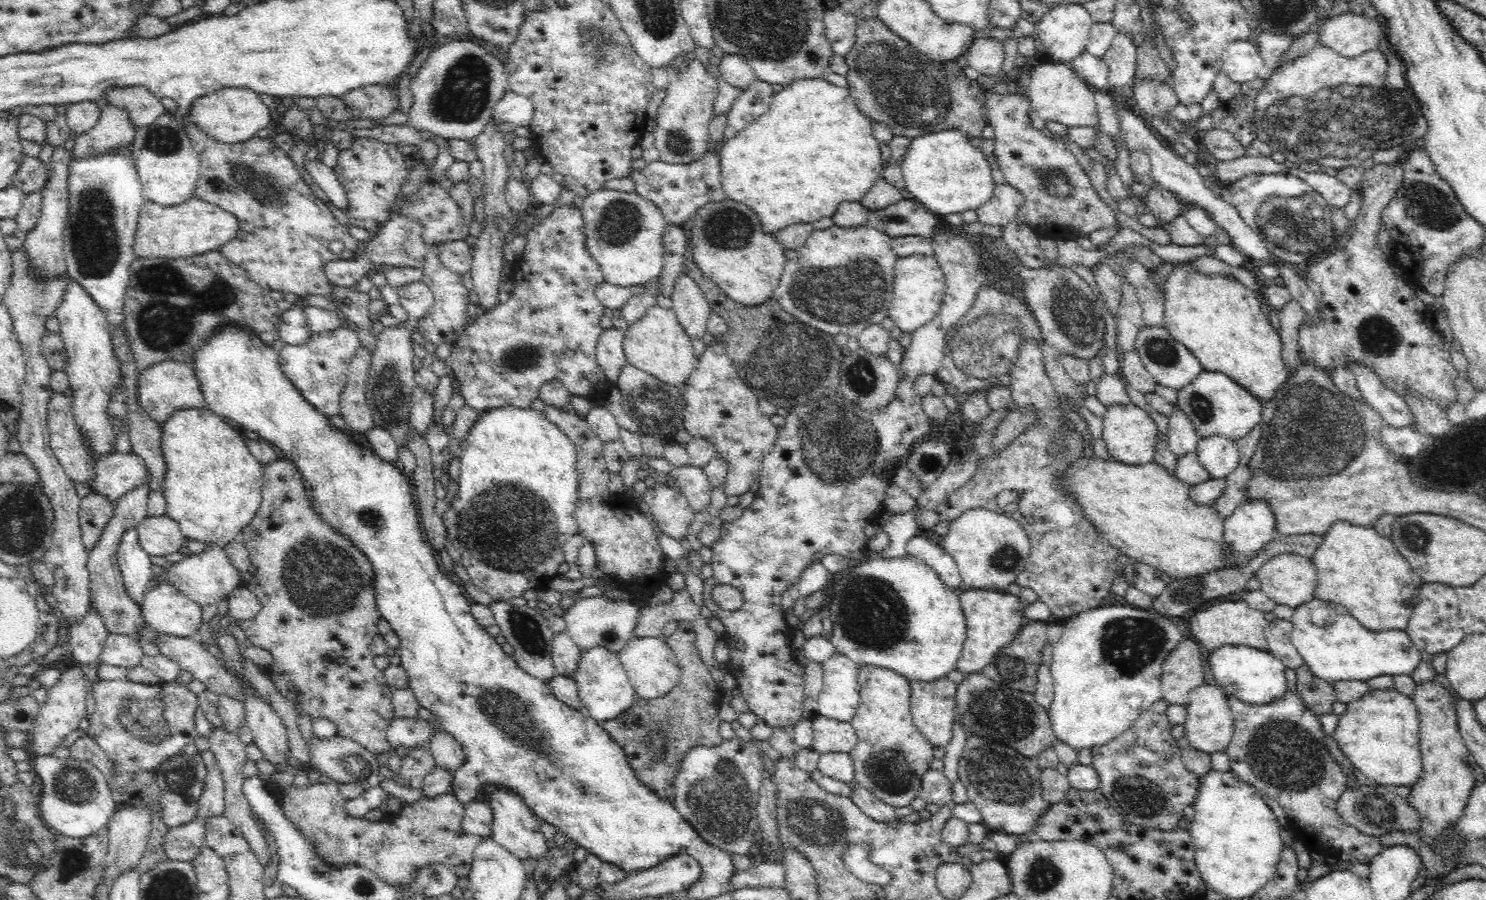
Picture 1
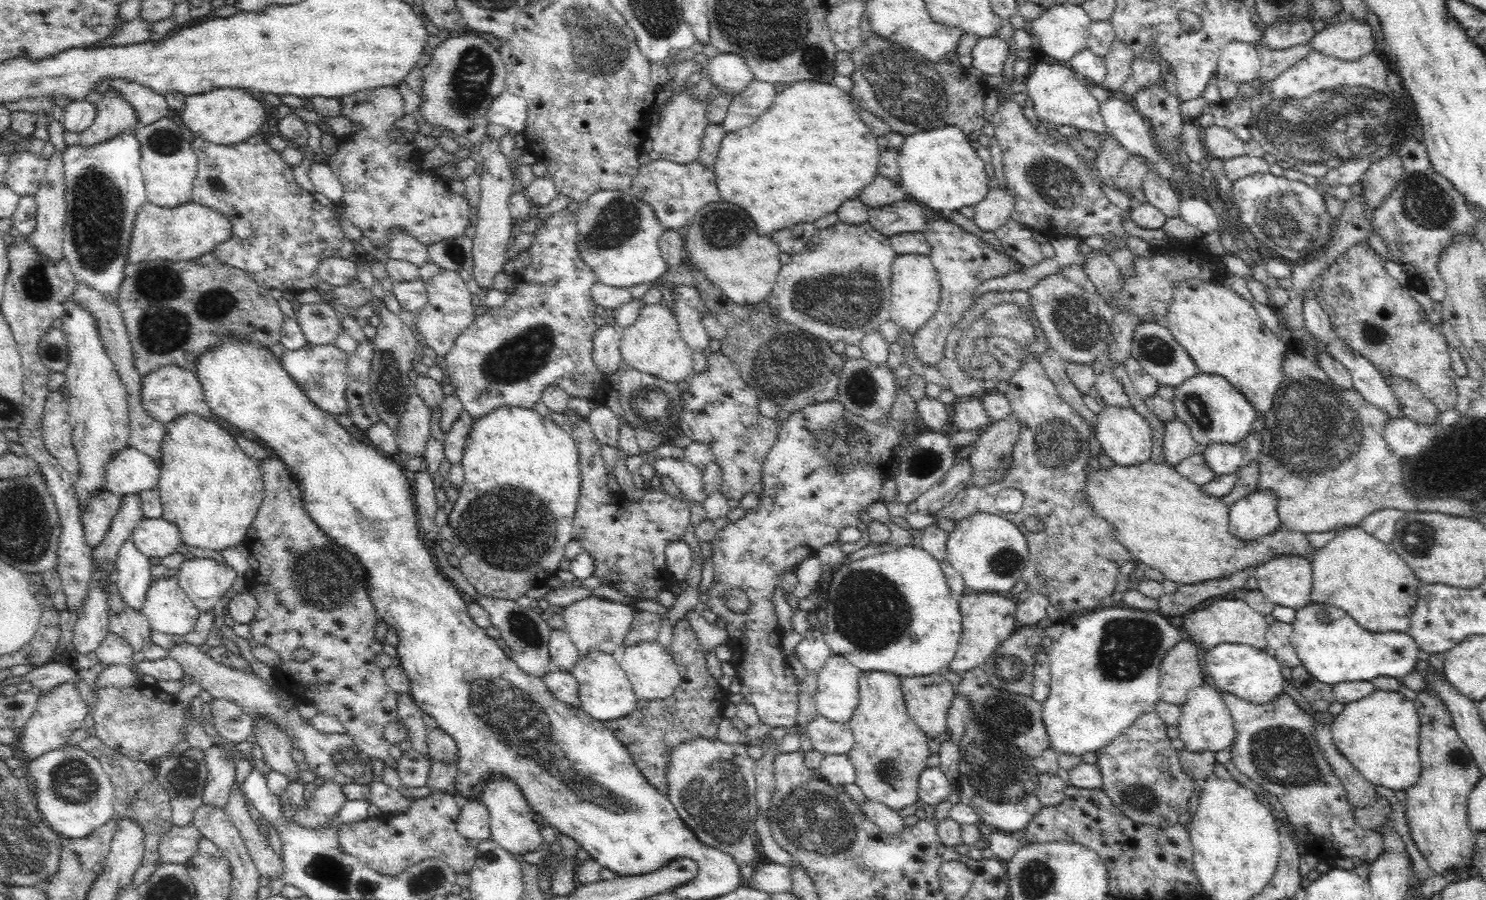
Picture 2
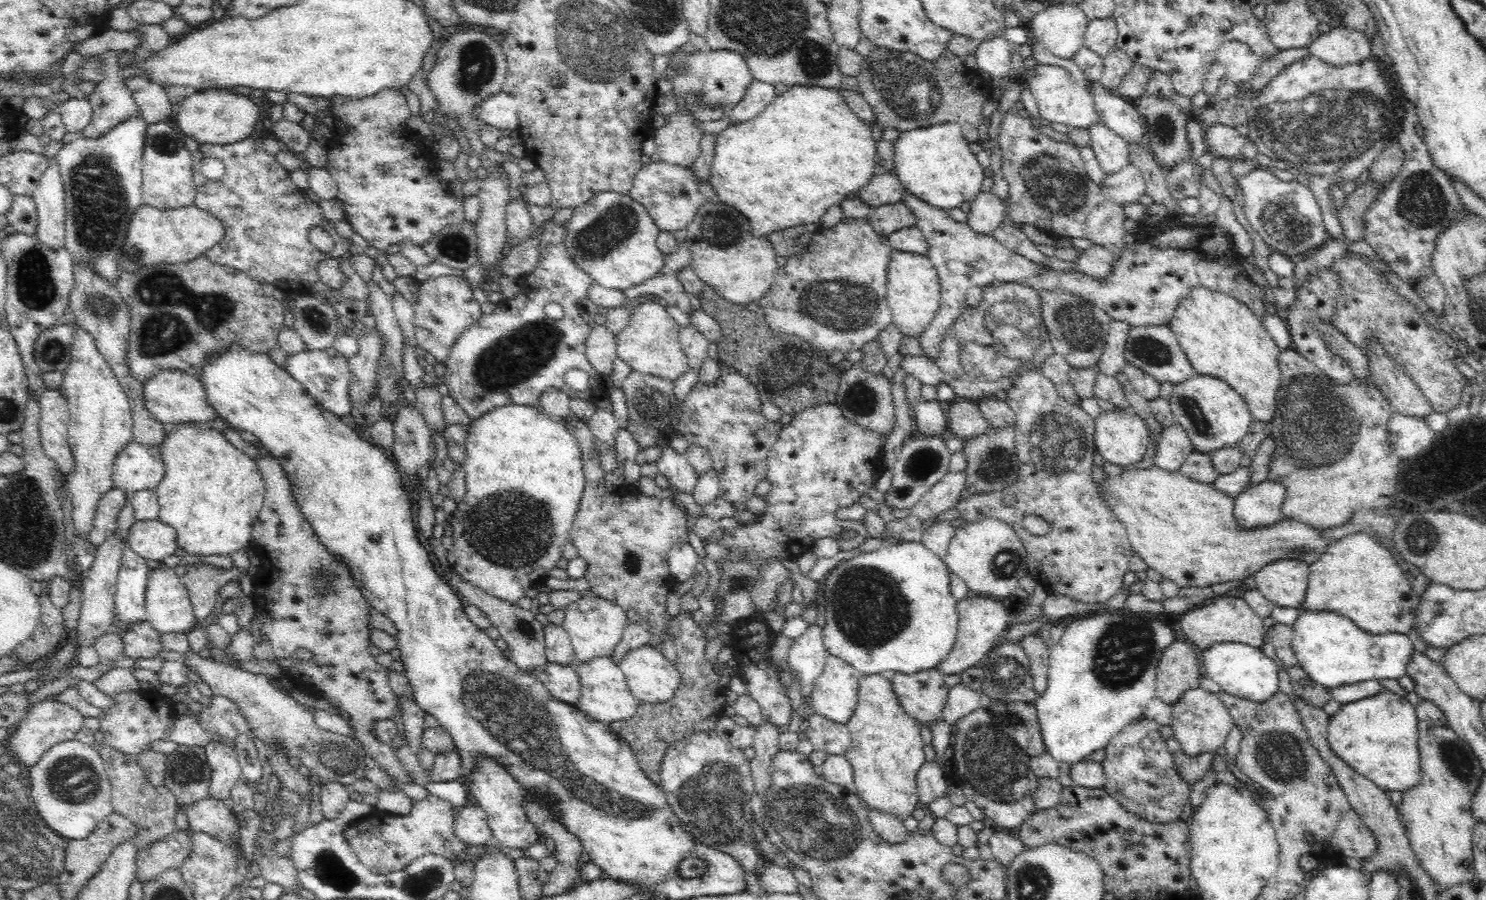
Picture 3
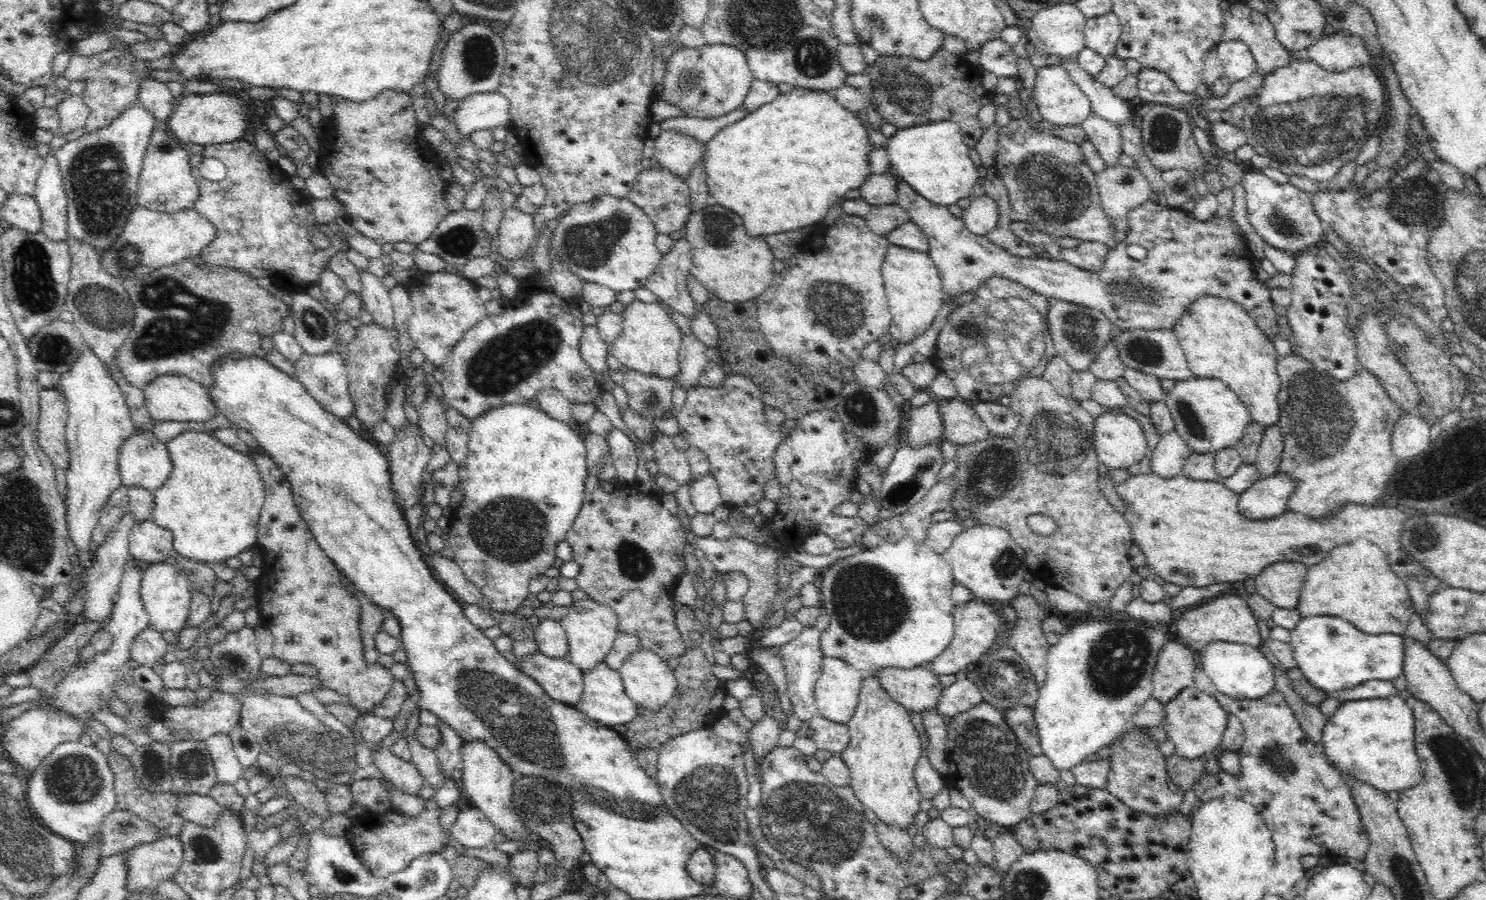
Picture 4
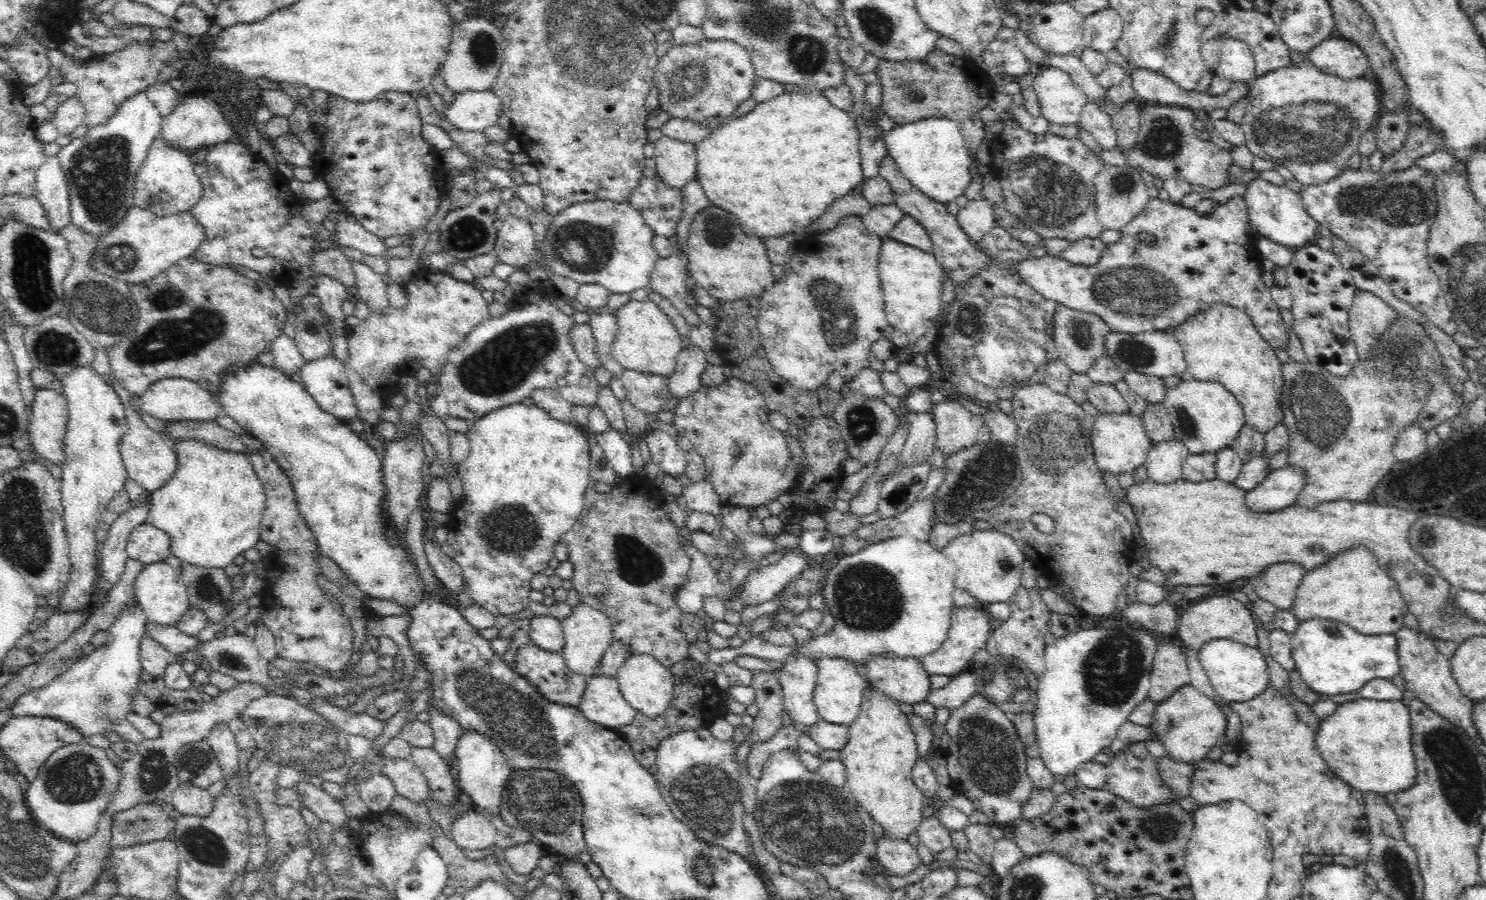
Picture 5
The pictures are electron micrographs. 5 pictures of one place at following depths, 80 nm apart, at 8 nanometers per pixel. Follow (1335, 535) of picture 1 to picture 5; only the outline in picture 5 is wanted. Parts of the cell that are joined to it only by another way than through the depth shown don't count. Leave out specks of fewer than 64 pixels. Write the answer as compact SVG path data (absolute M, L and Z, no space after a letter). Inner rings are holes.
M1364 547L1346 549L1329 563L1306 571L1298 585L1296 598L1290 610L1299 624L1314 619L1332 620L1342 622L1365 636L1394 635L1404 627L1404 615L1408 613L1404 599L1398 591L1398 585L1382 571L1380 565L1376 563L1376 557Z

